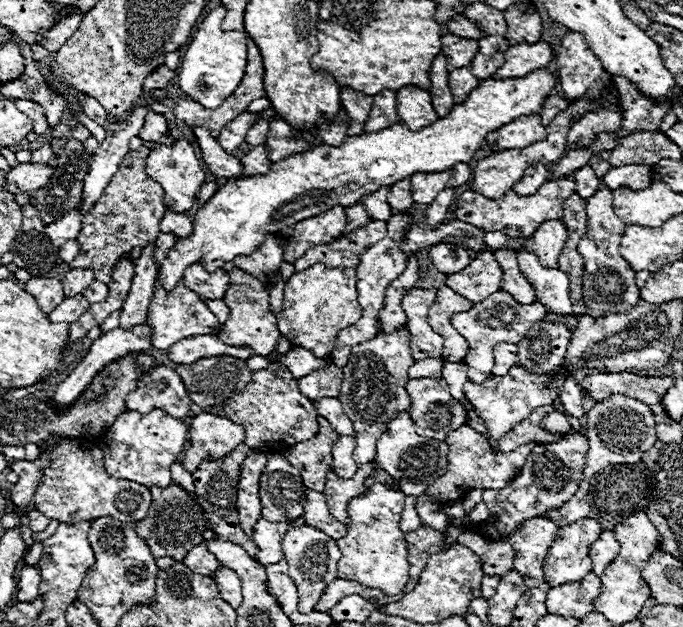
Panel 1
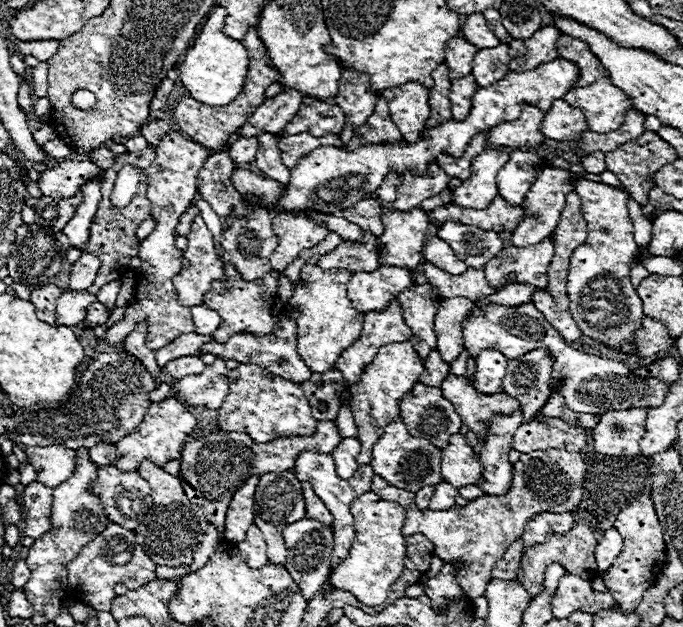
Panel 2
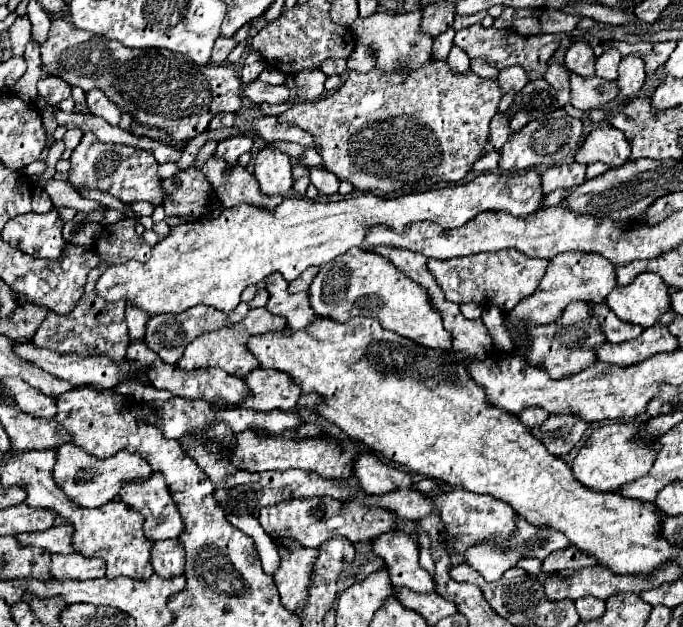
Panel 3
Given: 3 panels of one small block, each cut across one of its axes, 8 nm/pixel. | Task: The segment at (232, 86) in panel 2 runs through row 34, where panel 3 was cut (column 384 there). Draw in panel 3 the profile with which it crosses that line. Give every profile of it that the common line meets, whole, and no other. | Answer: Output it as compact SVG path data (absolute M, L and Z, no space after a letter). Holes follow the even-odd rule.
M528 170L520 176L480 174L468 184L414 192L398 198L380 198L372 192L348 196L338 202L314 202L302 196L286 196L274 212L242 204L224 210L218 218L178 224L168 236L158 240L148 262L130 260L110 266L100 276L96 294L110 304L124 298L152 314L176 314L198 304L230 312L240 304L244 288L258 284L274 272L292 282L308 266L328 264L352 246L360 246L372 226L386 226L400 234L410 224L428 220L444 230L452 230L464 226L484 210L500 210L518 218L528 218L542 208L542 200L540 174Z

